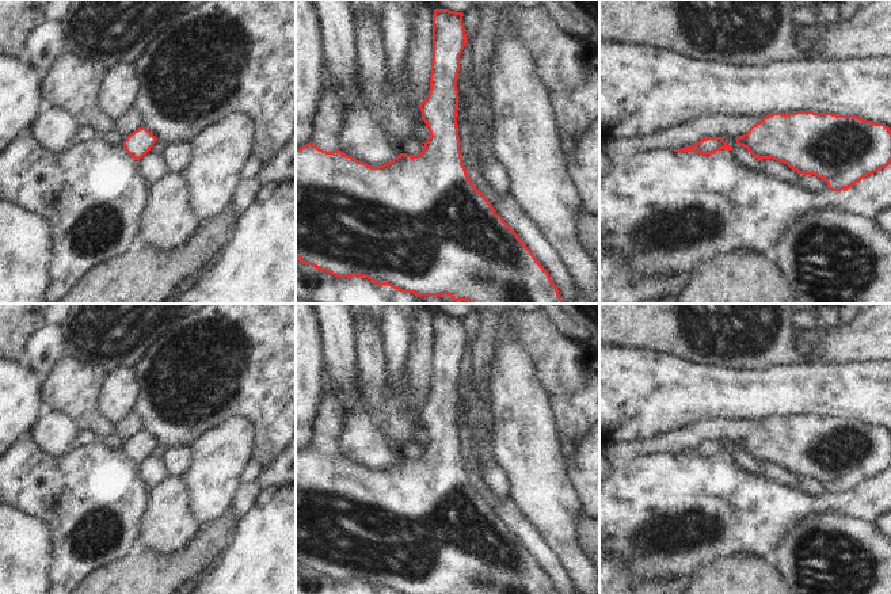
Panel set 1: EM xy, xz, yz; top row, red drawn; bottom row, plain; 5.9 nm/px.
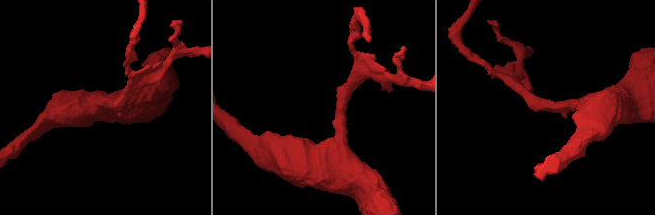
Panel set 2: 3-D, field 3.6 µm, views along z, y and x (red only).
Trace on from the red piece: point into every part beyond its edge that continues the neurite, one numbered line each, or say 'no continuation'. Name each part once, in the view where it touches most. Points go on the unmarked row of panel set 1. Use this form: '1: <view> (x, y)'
no continuation

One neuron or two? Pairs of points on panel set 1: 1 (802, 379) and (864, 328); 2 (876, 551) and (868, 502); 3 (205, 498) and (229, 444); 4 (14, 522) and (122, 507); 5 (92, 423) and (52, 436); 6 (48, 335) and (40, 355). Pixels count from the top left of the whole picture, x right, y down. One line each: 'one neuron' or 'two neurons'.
1: two neurons
2: two neurons
3: one neuron
4: two neurons
5: two neurons
6: one neuron

